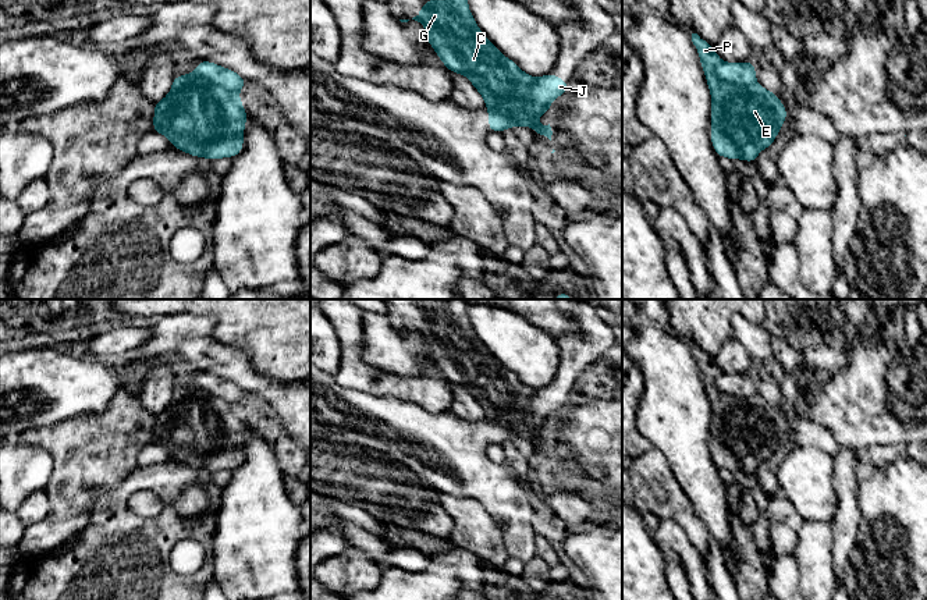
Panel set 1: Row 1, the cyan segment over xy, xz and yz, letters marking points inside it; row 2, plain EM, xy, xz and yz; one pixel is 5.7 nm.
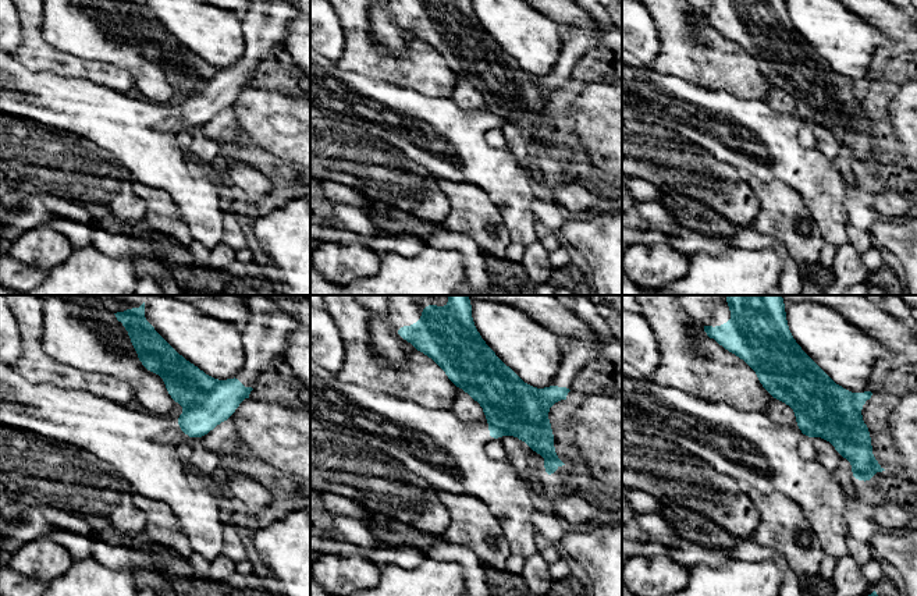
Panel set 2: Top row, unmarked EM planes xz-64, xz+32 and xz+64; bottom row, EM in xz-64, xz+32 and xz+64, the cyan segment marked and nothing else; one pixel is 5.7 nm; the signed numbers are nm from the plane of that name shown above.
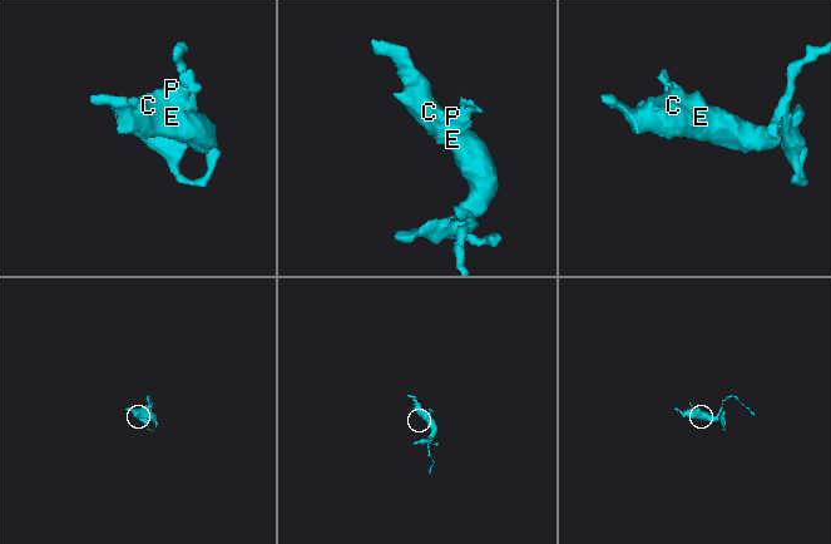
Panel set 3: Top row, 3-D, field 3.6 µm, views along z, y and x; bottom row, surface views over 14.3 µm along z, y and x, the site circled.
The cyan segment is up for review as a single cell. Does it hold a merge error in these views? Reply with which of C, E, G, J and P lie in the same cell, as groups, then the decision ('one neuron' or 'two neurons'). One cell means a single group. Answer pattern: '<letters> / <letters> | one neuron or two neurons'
C E G P / J | two neurons

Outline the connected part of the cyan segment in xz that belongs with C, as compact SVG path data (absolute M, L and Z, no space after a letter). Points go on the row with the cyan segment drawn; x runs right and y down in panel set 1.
M430 0L420 4L420 13L412 19L420 22L427 31L426 42L436 50L437 57L450 72L465 75L483 96L486 109L502 116L511 116L518 125L532 127L536 136L547 136L551 141L551 127L540 125L536 117L548 113L530 114L523 104L530 99L534 78L523 72L519 65L505 57L477 26L468 0Z

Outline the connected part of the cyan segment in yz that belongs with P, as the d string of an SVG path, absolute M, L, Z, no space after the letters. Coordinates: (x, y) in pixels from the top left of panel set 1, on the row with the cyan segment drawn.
M692 33L692 42L699 53L700 64L711 93L711 128L710 136L713 149L718 157L731 160L742 159L756 163L759 152L770 148L788 118L788 113L777 93L772 93L754 82L752 85L736 86L718 78L717 65L721 58L714 46Z

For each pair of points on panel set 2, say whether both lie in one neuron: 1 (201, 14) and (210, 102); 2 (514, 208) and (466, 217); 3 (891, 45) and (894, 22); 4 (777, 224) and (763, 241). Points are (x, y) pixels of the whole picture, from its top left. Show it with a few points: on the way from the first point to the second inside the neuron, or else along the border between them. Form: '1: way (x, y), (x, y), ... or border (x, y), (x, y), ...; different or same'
1: border (245, 48), (237, 61), (220, 70); different
2: border (477, 185), (497, 208), (511, 241); different
3: border (887, 36), (892, 38), (900, 48); different
4: border (749, 227), (772, 236), (785, 251); different

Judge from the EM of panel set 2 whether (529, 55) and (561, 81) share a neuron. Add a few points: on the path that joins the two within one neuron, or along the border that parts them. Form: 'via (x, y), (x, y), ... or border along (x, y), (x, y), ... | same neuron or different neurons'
border along (562, 41), (562, 48), (554, 67), (539, 78) | different neurons

